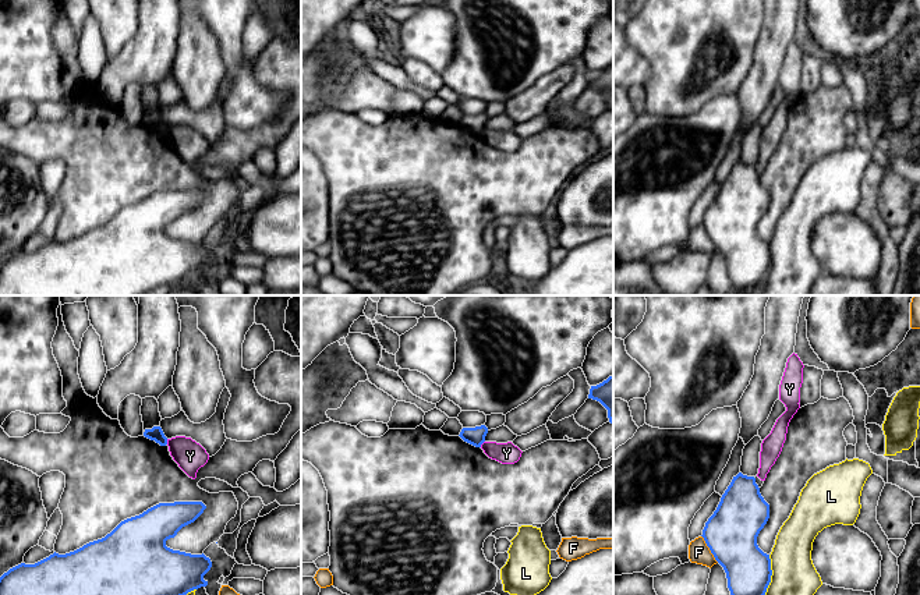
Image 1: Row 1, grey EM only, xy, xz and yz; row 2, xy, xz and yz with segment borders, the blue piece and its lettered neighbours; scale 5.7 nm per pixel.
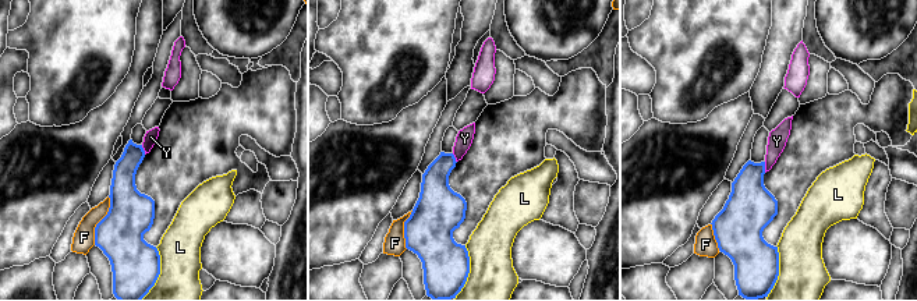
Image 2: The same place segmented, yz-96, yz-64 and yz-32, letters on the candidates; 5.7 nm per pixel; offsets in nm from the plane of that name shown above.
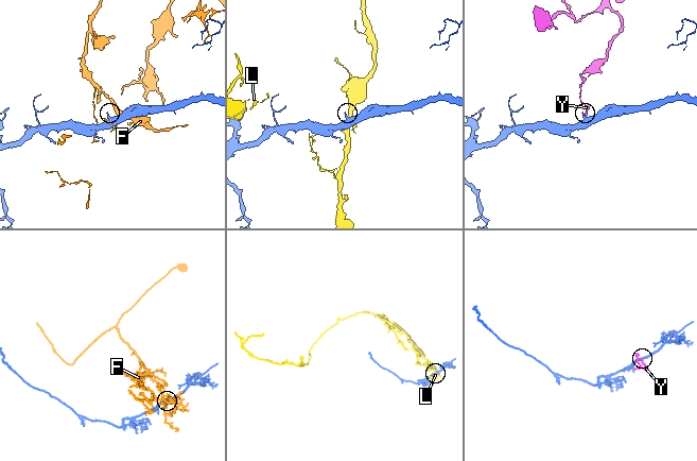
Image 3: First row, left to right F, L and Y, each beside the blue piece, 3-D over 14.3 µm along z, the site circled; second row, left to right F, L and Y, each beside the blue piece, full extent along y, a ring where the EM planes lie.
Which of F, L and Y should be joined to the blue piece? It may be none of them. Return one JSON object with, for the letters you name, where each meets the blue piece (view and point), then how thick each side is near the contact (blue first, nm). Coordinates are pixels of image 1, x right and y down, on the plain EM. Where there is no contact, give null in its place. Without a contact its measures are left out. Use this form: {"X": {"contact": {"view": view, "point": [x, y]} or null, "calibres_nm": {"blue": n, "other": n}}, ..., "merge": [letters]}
{"merge": []}

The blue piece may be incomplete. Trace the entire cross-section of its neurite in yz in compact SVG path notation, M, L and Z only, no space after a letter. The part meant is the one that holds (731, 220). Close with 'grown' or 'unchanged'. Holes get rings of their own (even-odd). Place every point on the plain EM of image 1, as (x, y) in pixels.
M739 160L705 210L703 226L723 255L732 287L757 291L771 270L771 247L757 233L757 224L769 206L769 192L754 164Z | unchanged

